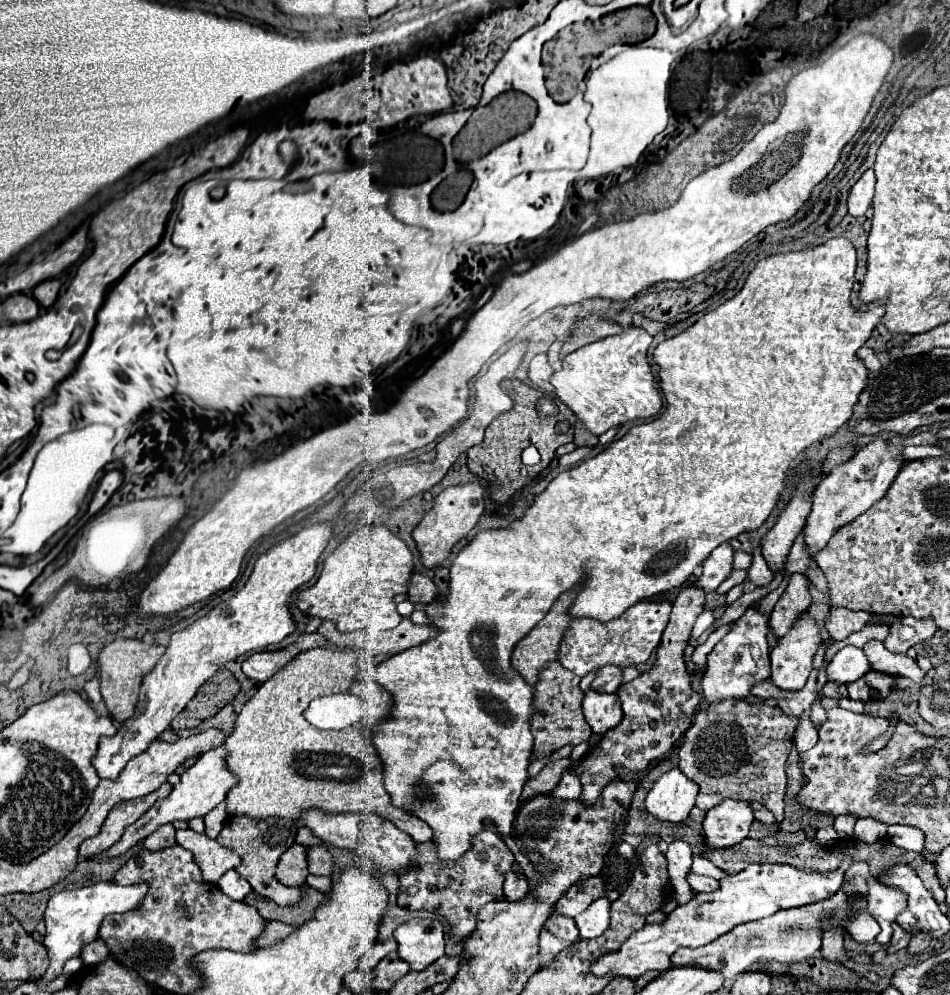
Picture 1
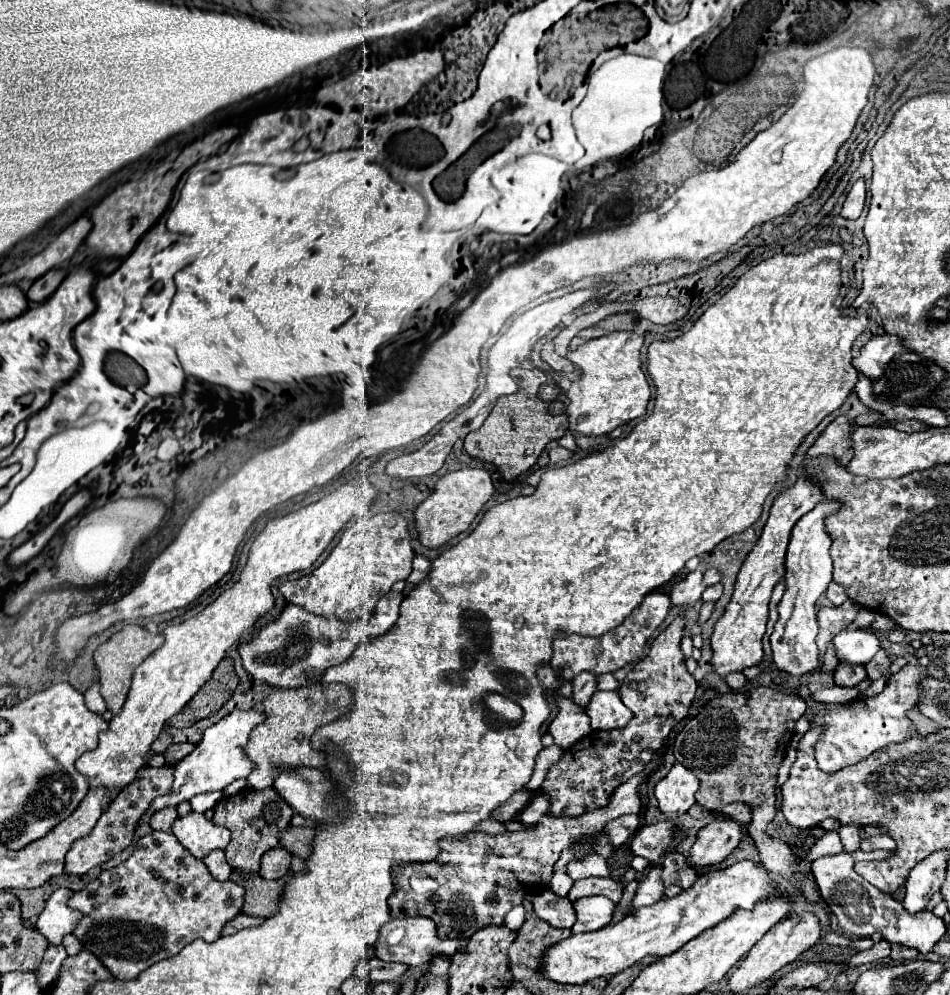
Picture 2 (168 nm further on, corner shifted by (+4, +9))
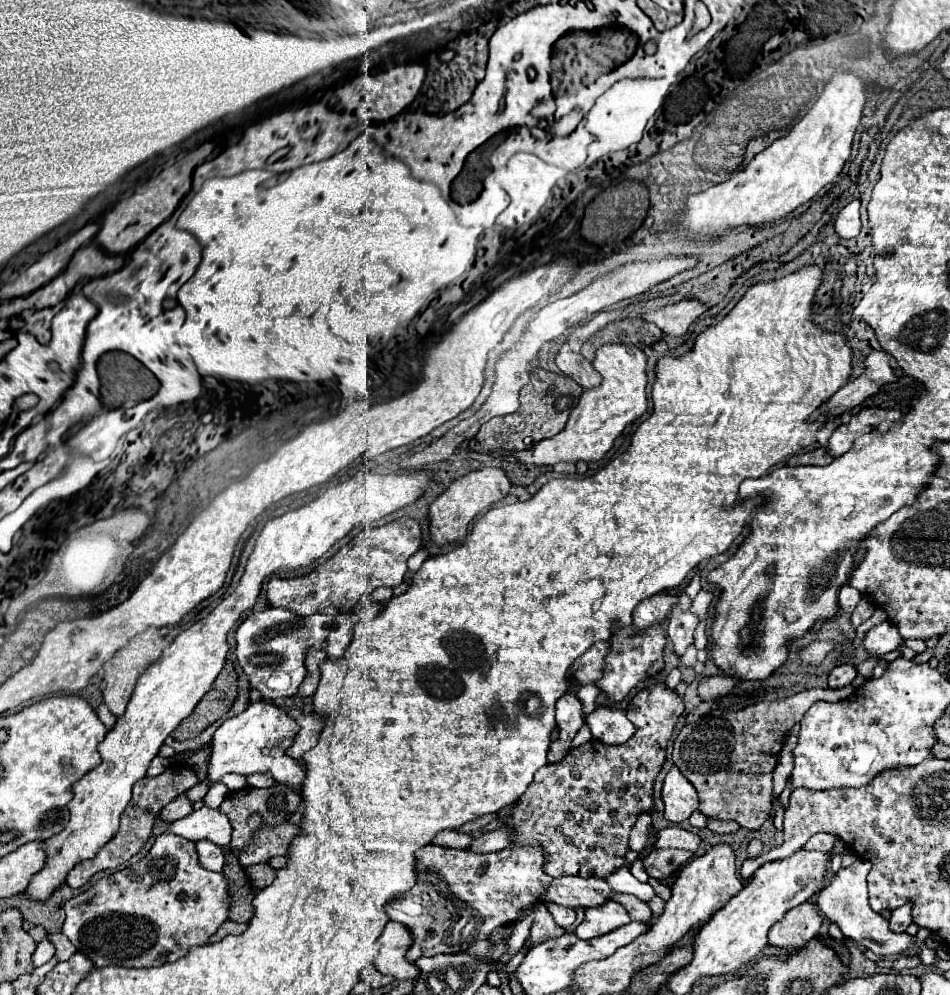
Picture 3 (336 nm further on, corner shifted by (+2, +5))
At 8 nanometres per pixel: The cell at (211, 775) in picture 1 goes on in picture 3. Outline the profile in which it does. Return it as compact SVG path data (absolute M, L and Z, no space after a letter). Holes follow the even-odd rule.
M265 700L249 704L247 710L225 720L215 730L213 740L211 740L213 752L209 758L207 778L211 780L211 784L215 784L221 780L221 776L225 776L229 772L237 772L243 776L255 774L255 772L271 772L275 782L301 788L305 770L297 760L293 760L291 756L285 754L287 742L293 742L297 732L299 732L299 724L279 706L269 704Z

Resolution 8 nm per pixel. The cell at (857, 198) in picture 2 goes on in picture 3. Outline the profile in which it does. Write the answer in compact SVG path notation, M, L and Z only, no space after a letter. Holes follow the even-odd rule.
M859 200L849 202L835 218L835 232L839 238L851 240L859 236L861 232L861 220L859 220Z

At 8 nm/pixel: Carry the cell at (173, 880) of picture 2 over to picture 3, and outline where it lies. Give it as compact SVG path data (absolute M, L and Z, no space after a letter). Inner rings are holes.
M171 832L157 836L153 848L137 864L103 876L93 888L65 902L65 924L63 934L71 944L87 954L97 968L103 966L125 966L125 968L147 968L167 962L175 962L191 950L191 946L207 944L215 930L227 920L229 912L229 890L227 880L219 872L209 872L199 864L195 844L179 838Z

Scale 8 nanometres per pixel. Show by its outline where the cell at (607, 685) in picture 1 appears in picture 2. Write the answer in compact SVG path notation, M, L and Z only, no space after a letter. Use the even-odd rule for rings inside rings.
M577 674L577 678L573 680L573 700L585 708L585 704L589 702L589 698L593 696L593 692L597 690L597 676L595 674Z

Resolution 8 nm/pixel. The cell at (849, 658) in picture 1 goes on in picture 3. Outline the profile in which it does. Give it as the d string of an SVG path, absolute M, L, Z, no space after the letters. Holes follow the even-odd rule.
M883 622L879 626L873 626L865 636L865 648L871 654L887 654L897 650L903 644L903 638L899 630L891 622Z

